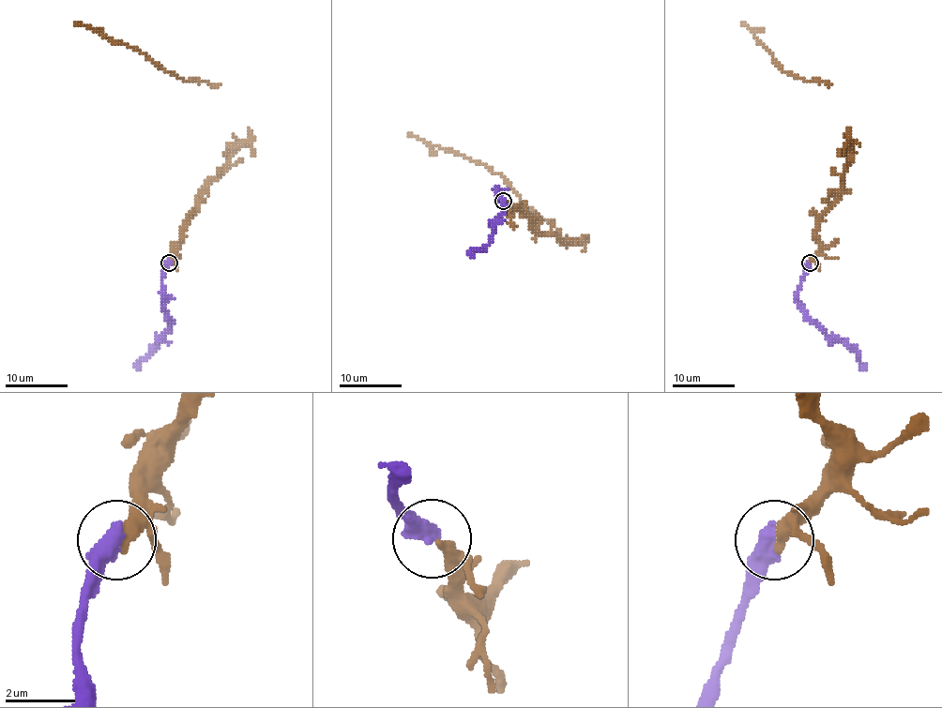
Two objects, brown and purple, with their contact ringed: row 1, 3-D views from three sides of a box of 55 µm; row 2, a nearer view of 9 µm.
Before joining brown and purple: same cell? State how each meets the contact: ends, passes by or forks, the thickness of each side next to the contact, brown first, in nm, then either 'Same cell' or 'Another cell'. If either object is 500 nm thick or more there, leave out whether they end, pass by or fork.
Thickness 300 nm (brown) against 550 nm. Same cell

